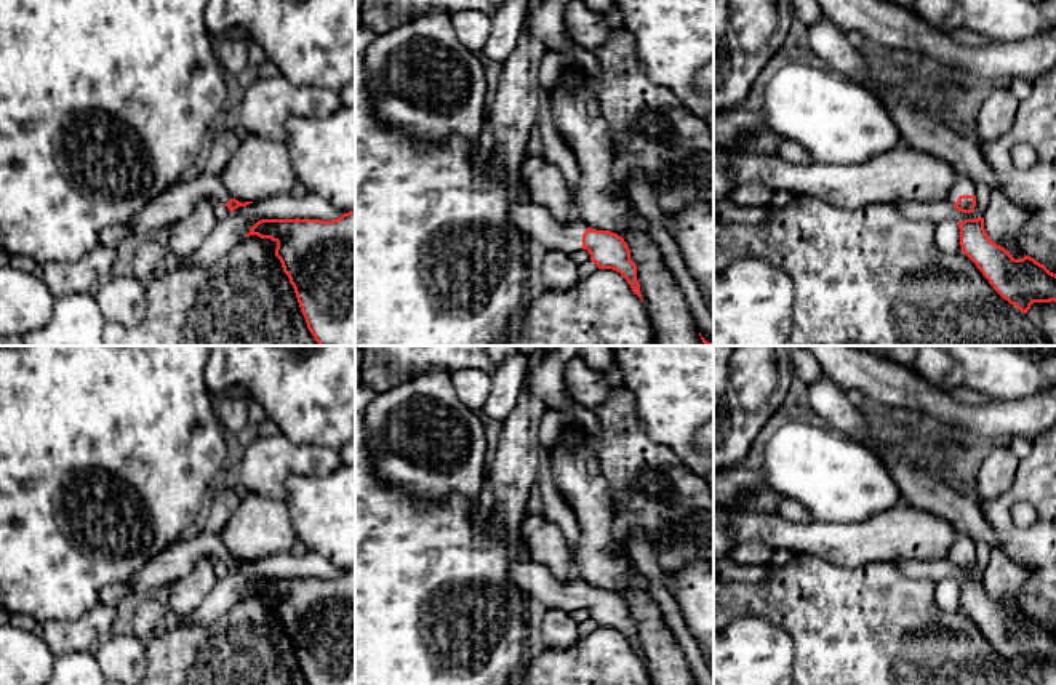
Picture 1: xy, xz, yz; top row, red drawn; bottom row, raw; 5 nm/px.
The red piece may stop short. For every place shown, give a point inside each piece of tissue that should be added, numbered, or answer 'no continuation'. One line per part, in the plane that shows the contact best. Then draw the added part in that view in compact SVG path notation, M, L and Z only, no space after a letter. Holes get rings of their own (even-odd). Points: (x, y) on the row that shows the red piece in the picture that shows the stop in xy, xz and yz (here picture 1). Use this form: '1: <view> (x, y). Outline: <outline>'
1: yz (964, 186). Outline: M957 176L949 200L957 203L960 195L976 195L974 182L968 176Z

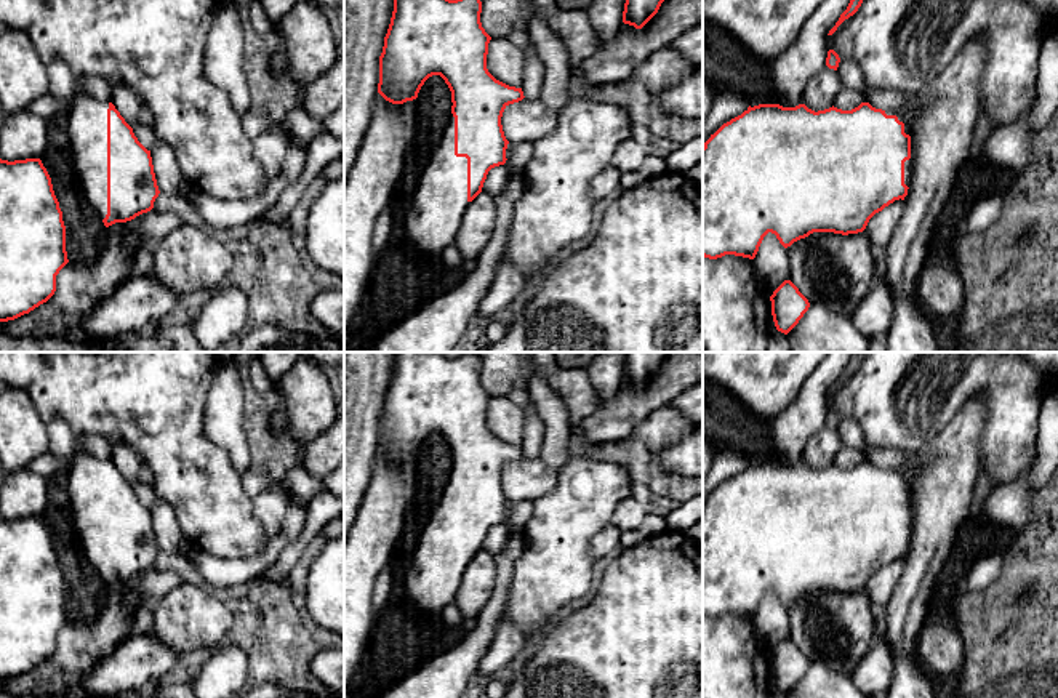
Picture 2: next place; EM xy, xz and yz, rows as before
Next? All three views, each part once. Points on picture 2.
1: xy (87, 128). Outline: M77 91L69 107L69 142L85 199L101 219L107 215L109 102Z

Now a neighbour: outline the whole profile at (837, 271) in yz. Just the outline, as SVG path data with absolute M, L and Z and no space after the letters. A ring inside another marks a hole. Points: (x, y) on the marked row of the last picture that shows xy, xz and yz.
M813 232L786 248L789 280L808 299L852 315L879 277L868 234Z

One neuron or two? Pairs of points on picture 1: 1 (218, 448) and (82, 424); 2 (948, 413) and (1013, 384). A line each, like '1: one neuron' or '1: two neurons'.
1: one neuron
2: two neurons

